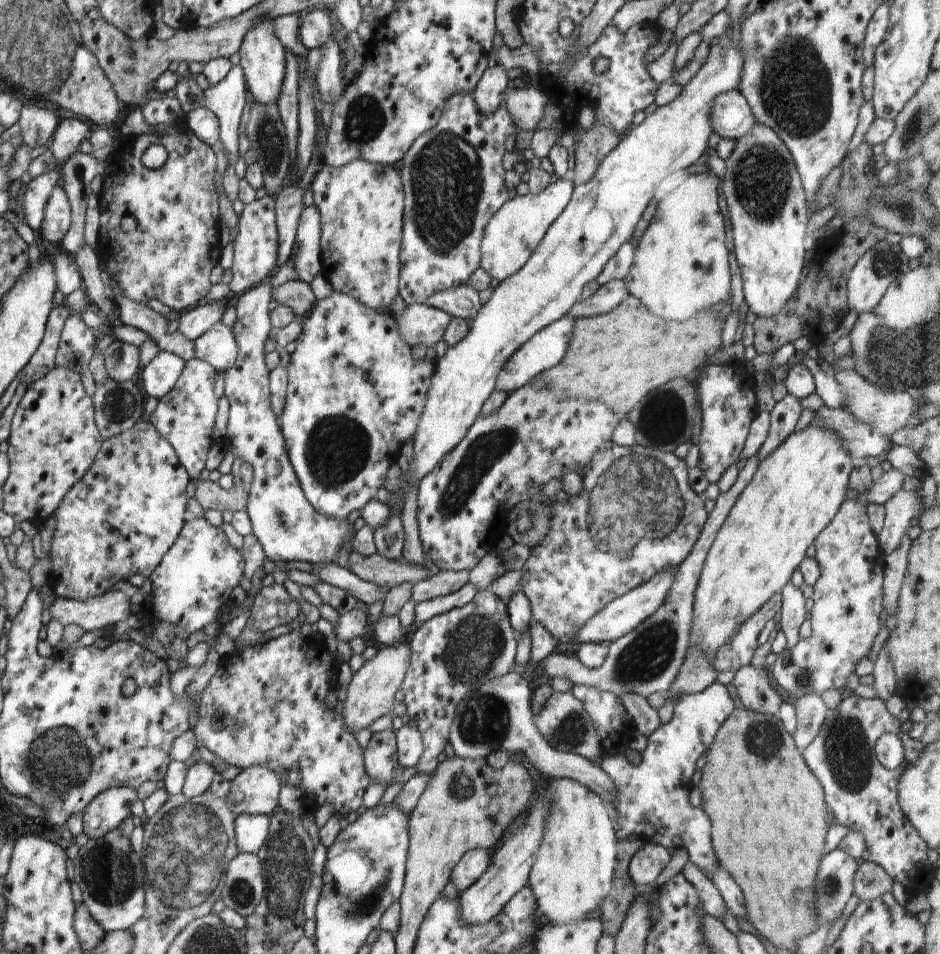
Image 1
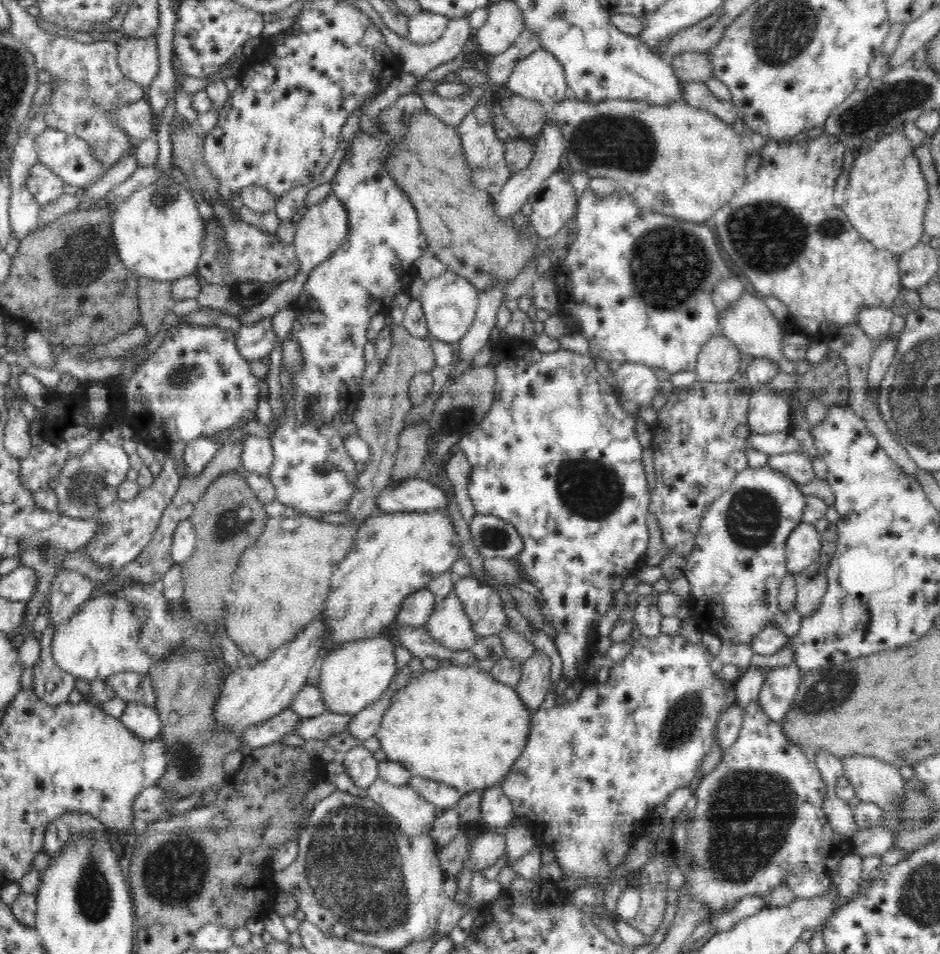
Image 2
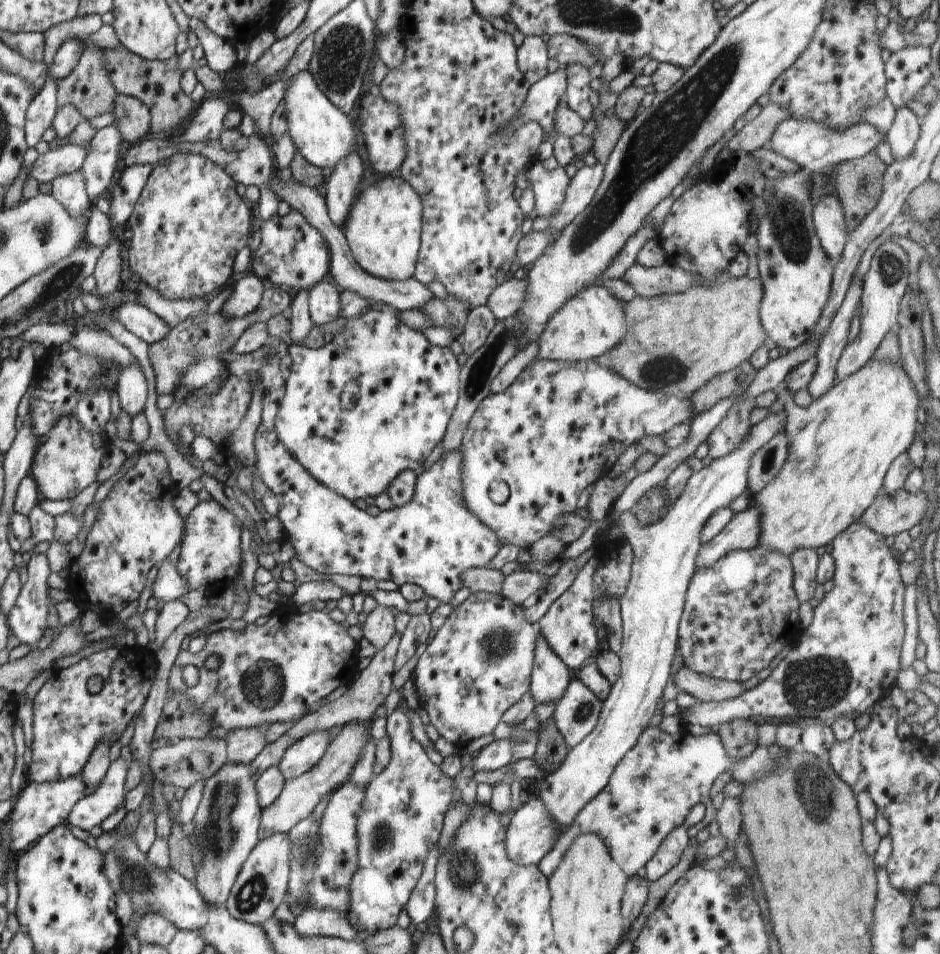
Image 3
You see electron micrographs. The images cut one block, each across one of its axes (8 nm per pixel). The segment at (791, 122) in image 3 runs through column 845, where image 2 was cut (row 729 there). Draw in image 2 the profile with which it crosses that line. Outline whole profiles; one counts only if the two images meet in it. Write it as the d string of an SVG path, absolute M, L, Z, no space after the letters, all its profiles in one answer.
M128 703L125 710L117 715L124 726L140 739L156 739L163 728L155 706Z

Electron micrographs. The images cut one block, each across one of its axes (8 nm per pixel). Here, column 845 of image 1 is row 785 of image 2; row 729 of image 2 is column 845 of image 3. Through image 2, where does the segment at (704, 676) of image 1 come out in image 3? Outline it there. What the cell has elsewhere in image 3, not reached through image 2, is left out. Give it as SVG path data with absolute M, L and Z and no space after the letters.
M901 358L897 362L889 360L873 360L871 359L862 369L854 372L850 377L844 378L838 382L831 390L828 390L821 398L813 400L808 408L800 408L794 402L794 394L790 393L786 386L778 386L775 391L777 404L784 406L787 411L787 422L784 431L789 437L789 456L786 463L780 470L780 473L772 482L770 482L764 490L756 496L756 505L761 516L761 534L759 545L770 548L775 552L781 553L786 557L790 557L798 549L818 549L820 546L827 546L832 543L846 528L853 523L858 523L860 516L872 505L872 502L879 496L881 492L884 478L890 469L892 462L907 452L914 443L917 435L923 430L923 425L918 422L918 409L921 402L917 391L913 387L913 383L907 376Z

